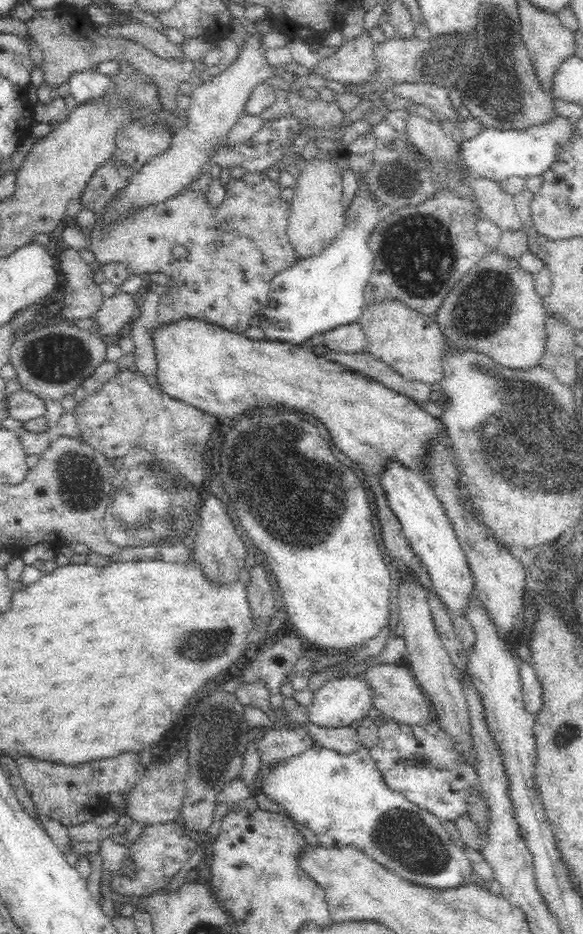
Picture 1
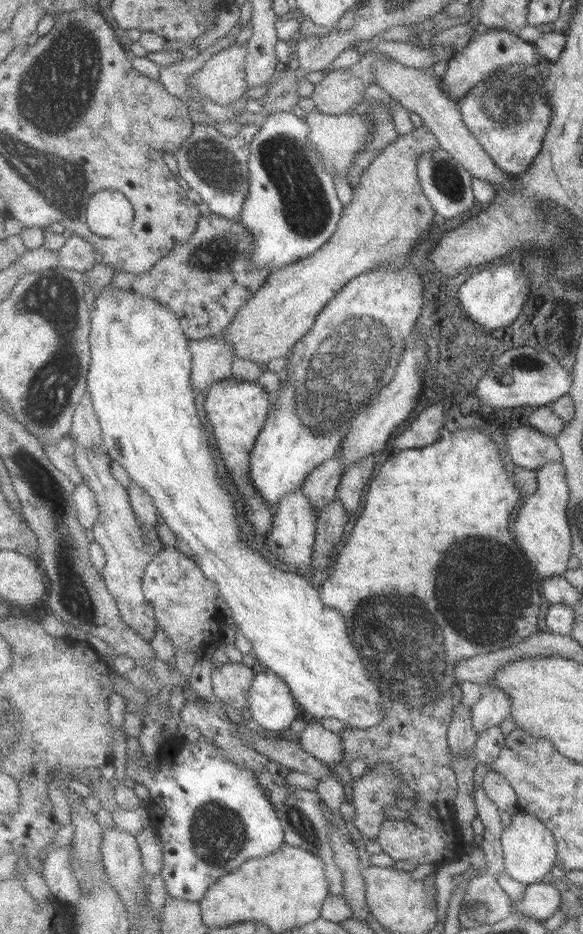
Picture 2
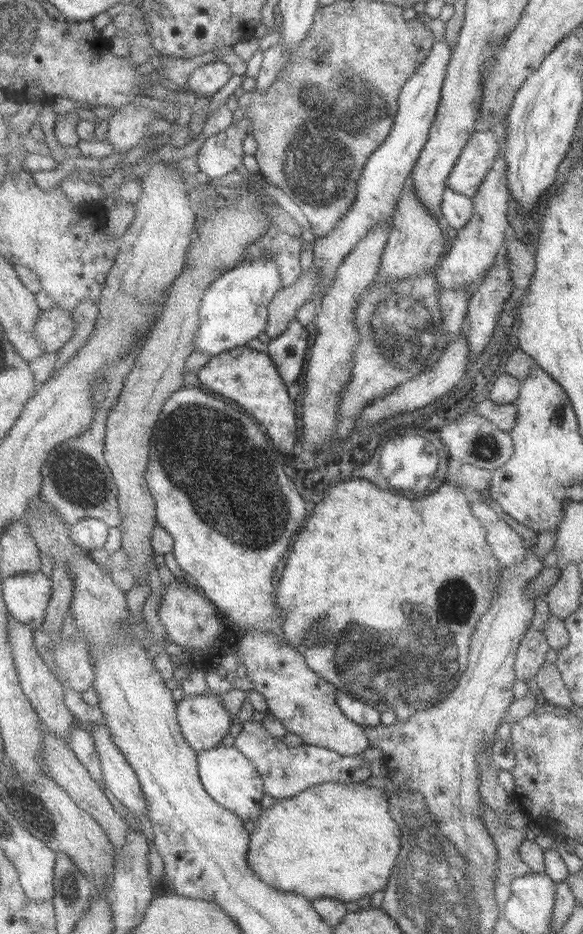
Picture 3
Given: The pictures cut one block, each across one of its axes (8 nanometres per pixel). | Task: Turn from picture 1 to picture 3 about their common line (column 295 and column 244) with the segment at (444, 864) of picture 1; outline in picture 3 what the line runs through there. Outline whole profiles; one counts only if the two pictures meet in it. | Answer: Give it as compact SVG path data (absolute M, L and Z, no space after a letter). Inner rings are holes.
M235 744L233 746L220 745L212 750L204 750L199 753L200 772L202 780L210 792L220 804L238 813L244 821L252 820L260 822L262 811L262 800L266 796L267 788L264 776L249 756L246 756Z

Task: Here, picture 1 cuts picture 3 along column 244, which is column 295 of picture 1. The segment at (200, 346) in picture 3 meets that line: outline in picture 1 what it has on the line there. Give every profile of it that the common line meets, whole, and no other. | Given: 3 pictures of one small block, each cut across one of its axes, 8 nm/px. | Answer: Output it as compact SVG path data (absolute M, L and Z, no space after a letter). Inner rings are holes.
M355 195L351 206L345 215L345 227L337 236L337 239L325 248L322 255L308 260L299 260L286 270L280 271L270 281L269 296L270 302L263 305L258 310L260 318L260 331L262 338L269 341L281 343L292 343L296 346L306 346L310 343L310 338L316 334L323 334L333 328L350 324L359 320L362 314L364 303L362 303L362 290L368 282L370 268L372 268L373 255L366 247L366 236L372 232L372 228L379 221L378 211L374 201L362 199L360 195Z

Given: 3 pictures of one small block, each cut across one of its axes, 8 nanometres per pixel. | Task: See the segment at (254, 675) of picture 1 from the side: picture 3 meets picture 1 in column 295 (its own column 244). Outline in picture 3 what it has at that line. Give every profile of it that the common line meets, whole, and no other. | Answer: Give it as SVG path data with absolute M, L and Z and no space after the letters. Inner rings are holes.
M284 630L248 632L238 653L255 690L266 696L268 712L282 721L288 732L300 736L308 744L323 746L344 756L363 755L370 748L371 738L366 727L352 720L338 703L341 689L312 669L304 653L288 644Z

